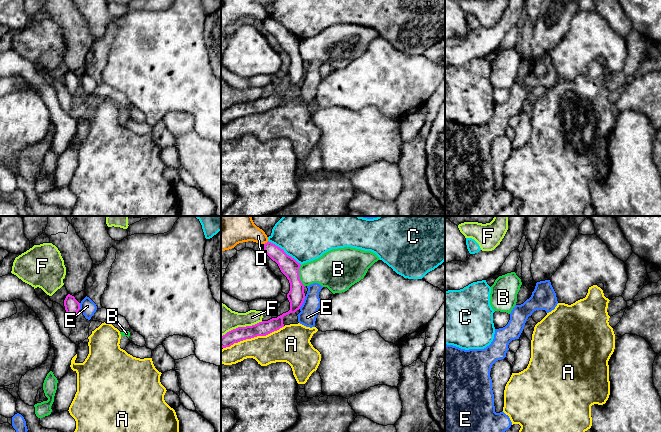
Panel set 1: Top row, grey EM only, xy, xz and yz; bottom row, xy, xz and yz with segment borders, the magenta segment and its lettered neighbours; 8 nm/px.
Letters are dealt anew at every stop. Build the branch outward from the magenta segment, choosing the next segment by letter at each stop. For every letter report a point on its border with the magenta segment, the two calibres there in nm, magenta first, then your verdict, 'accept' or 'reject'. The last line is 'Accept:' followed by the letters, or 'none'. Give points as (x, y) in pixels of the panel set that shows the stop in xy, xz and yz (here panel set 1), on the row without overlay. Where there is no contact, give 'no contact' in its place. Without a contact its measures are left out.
A: contact xz (253, 113); calibres 120 and 260 nm; reject
B: contact xz (298, 52); calibres 150 and 260 nm; reject
C: contact xz (284, 28); calibres 150 and 300 nm; reject
D: contact xz (267, 18); calibres 140 and 160 nm; reject
E: contact xz (302, 78); calibres 140 and 140 nm; reject
F: contact xz (241, 103); calibres 120 and 220 nm; reject
Accept: none

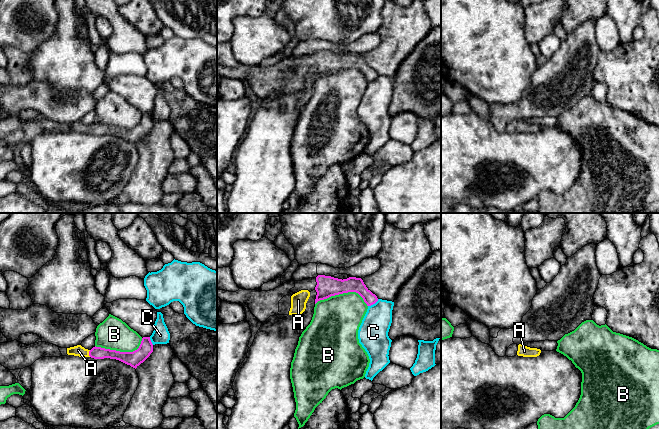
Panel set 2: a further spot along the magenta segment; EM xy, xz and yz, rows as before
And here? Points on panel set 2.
A: contact xy (89, 129); calibres 100 and 90 nm; accept
B: contact xz (343, 68); calibres 170 and 380 nm; reject
C: contact xz (373, 79); calibres 130 and 240 nm; reject
Accept: A

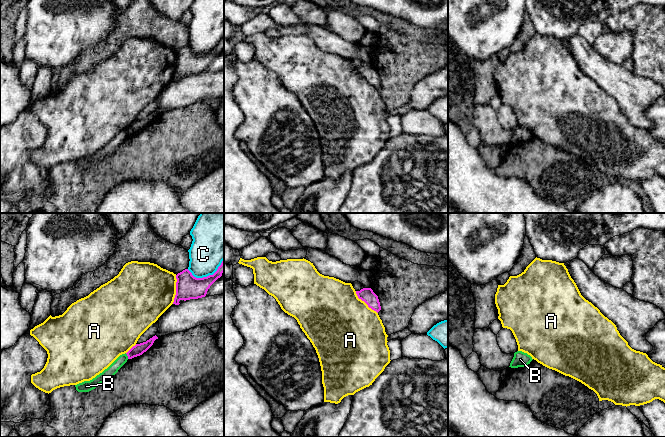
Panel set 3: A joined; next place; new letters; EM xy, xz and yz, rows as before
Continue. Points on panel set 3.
A: contact xy (176, 65); calibres 190 and 460 nm; reject
B: contact xy (127, 131); calibres 90 and 90 nm; reject
C: contact xy (207, 52); calibres 190 and 300 nm; reject
Accept: none

